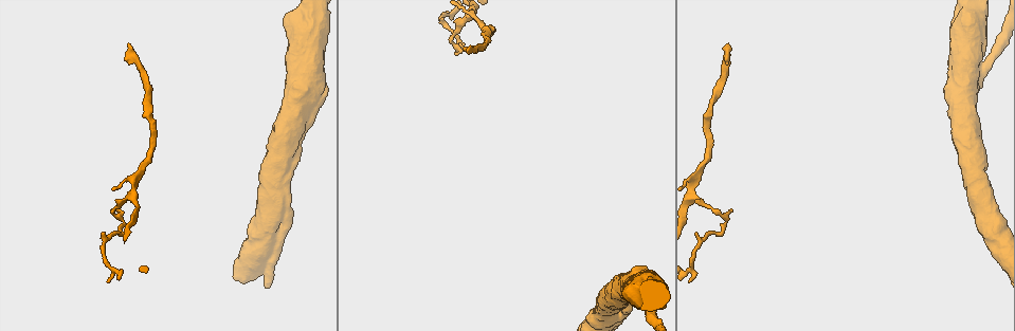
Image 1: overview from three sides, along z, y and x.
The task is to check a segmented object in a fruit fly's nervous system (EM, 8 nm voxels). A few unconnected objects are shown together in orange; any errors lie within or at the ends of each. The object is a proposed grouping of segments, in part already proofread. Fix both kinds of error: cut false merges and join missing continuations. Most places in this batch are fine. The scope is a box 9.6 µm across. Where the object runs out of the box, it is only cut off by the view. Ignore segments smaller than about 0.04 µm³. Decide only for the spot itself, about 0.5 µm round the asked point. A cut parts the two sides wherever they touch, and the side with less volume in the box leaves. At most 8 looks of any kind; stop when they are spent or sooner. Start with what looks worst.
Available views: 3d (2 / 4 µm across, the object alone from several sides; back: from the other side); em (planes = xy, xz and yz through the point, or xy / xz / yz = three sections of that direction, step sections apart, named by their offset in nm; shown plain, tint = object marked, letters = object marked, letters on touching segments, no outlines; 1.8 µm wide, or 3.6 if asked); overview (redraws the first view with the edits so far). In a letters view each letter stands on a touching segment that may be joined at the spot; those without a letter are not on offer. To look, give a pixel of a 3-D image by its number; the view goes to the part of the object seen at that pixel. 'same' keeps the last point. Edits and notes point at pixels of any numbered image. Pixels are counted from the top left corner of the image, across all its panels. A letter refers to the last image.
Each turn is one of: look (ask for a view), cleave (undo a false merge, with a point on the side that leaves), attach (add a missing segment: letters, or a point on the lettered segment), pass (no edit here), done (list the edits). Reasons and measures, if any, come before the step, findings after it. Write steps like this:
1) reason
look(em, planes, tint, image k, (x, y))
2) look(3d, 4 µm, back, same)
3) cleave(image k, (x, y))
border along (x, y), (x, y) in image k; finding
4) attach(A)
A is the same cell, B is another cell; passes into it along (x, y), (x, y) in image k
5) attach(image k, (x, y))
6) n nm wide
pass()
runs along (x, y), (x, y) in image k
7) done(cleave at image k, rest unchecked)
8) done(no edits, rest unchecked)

long arm stops here
look(em, planes, letters, image 1, (727, 45))

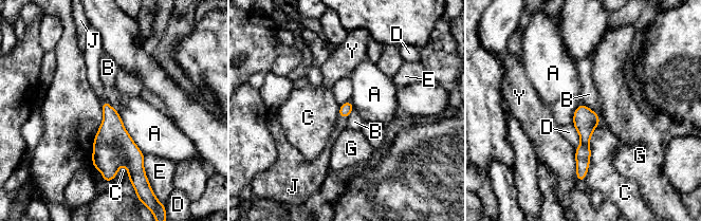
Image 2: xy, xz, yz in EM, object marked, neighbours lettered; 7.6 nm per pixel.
attach(J)
J is the same cell, A, B, C, D, E, G and Y are other cells; passes into it along (345, 109), (343, 117), (340, 124) in image 2; the neuron continues

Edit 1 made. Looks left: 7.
calibre changes
look(em, 3.6 µm, planes, tint, image 1, (980, 66))

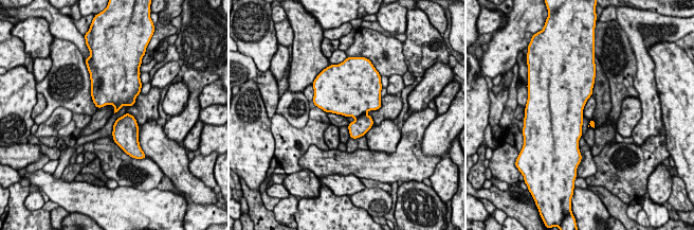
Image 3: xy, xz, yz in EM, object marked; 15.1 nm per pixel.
what lies round it
look(em, 3.6 µm, planes, letters, same)

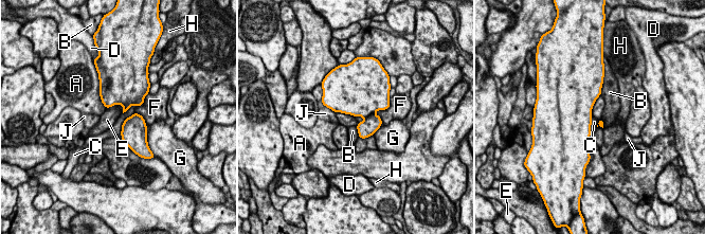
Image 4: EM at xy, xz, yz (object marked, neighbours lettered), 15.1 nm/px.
C touches over 400 nm
pass()
A, B, C, D, E, F, G, H and J are other cells; border along (134, 112), (124, 121), (120, 133) in image 4; one neuron here

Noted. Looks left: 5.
an open end
look(3d, 4 µm, image 1, (293, 212))

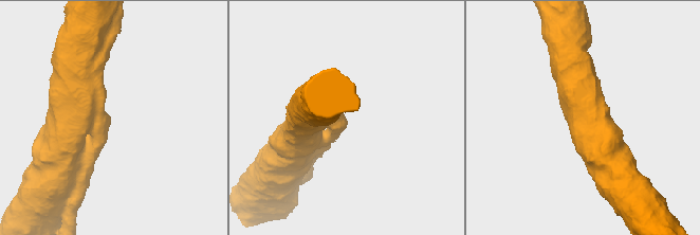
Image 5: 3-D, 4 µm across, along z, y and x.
now the EM
look(em, 3.6 µm, planes, tint, image 5, (109, 118))

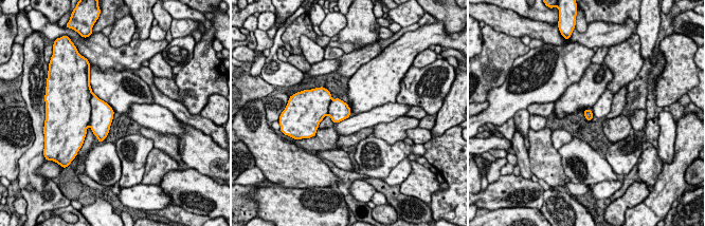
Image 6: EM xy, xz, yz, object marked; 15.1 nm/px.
look(em, 3.6 µm, planes, letters, same)

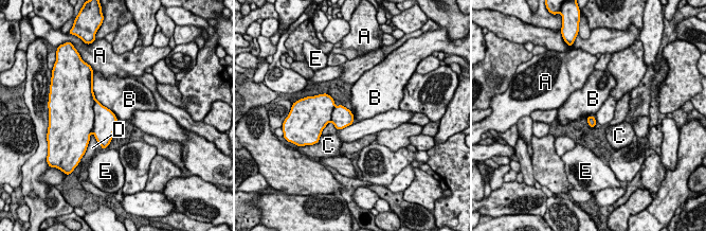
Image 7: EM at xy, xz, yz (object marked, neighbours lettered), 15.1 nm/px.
B touches over 600 nm
pass()
A, B, C, D and E are other cells; border along (92, 89), (95, 99), (118, 118) in image 7; no lettered segment goes on from it

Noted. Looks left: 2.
done(attach at image 2, rest unchecked)

